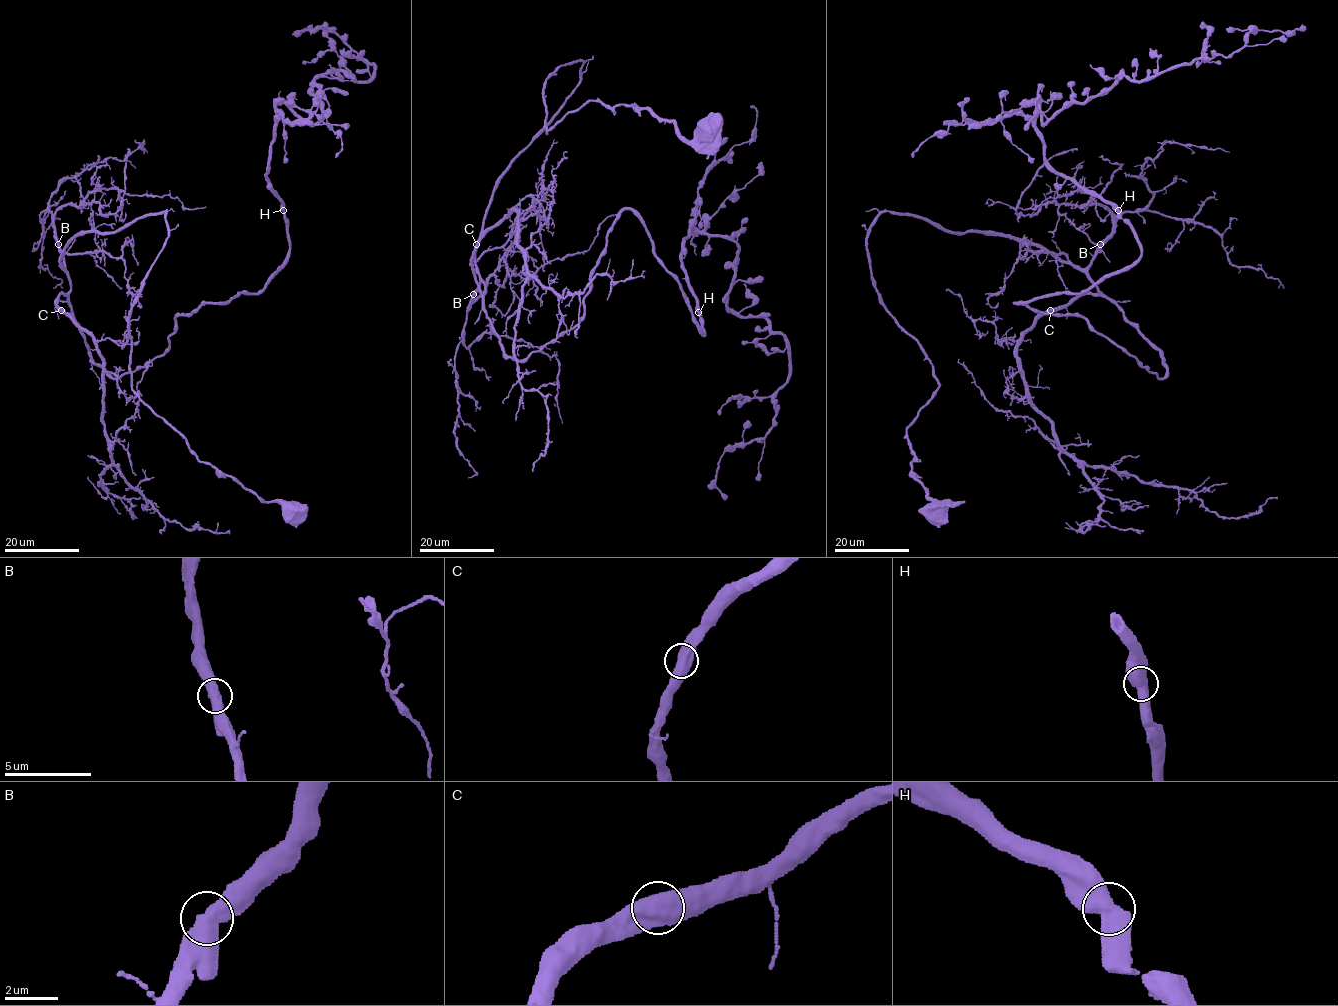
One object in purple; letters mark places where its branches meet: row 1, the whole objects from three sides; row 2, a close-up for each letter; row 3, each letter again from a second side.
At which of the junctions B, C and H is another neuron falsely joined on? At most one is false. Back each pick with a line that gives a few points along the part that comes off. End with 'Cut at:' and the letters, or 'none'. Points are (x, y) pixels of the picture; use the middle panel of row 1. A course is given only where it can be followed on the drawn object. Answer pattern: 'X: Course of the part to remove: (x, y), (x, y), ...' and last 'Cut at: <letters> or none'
Cut at: none

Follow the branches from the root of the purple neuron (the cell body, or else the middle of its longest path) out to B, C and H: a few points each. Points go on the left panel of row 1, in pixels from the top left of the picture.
B: (291, 512), (201, 462), (132, 388), (128, 312), (165, 212), (81, 232), (65, 268), (58, 244)
C: (291, 512), (201, 462), (132, 388), (128, 312), (167, 238), (164, 211), (78, 234), (61, 252), (61, 310)
H: (291, 512), (132, 388), (165, 212), (81, 232), (60, 266), (120, 377), (177, 316), (265, 286), (284, 210)

